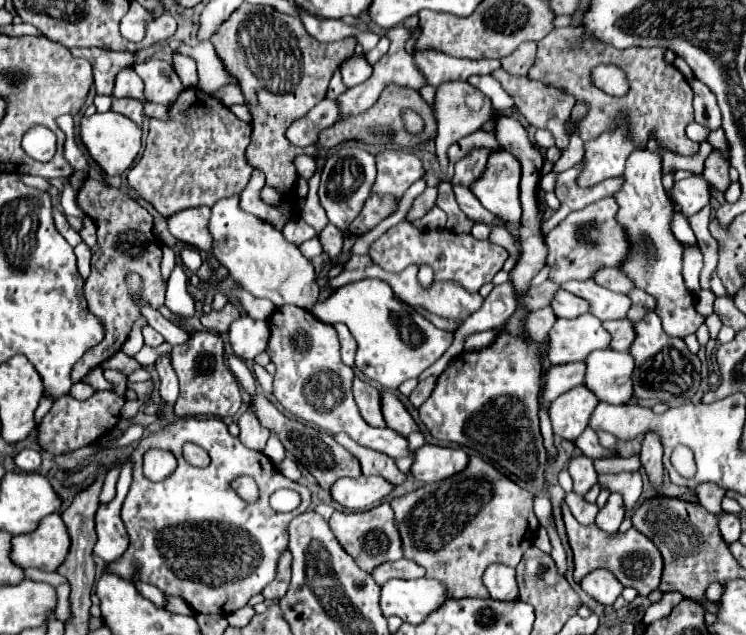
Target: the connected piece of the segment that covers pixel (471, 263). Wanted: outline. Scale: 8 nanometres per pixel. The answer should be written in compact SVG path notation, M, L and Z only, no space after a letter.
M402 221L396 227L388 229L378 241L372 243L368 255L372 263L390 273L398 273L412 263L428 263L434 269L436 281L452 279L458 281L462 287L468 287L468 291L478 291L484 283L490 283L508 259L508 251L504 247L494 245L490 241L478 241L470 233L454 233L448 229L418 231L408 221Z

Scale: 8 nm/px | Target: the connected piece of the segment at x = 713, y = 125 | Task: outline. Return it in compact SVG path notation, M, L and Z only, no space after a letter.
M696 77L688 79L692 91L694 91L694 111L696 111L696 123L708 127L708 129L718 129L720 127L720 109L716 103L716 95L700 83Z

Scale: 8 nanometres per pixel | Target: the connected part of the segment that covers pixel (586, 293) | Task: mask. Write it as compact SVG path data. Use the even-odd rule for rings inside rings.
M592 279L588 281L568 281L562 285L562 289L590 301L590 313L596 315L600 321L608 319L626 319L626 313L630 309L630 297L622 293L614 293Z

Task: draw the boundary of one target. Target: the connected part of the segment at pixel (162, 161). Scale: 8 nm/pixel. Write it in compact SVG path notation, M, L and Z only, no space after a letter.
M198 87L184 89L170 105L168 115L170 115L168 121L150 119L144 154L128 173L130 189L140 193L140 197L148 201L160 215L174 215L182 209L200 205L212 207L216 201L228 195L240 195L242 189L248 185L248 179L252 177L252 167L244 159L252 127L240 121L218 99L210 97L204 91L198 91Z

